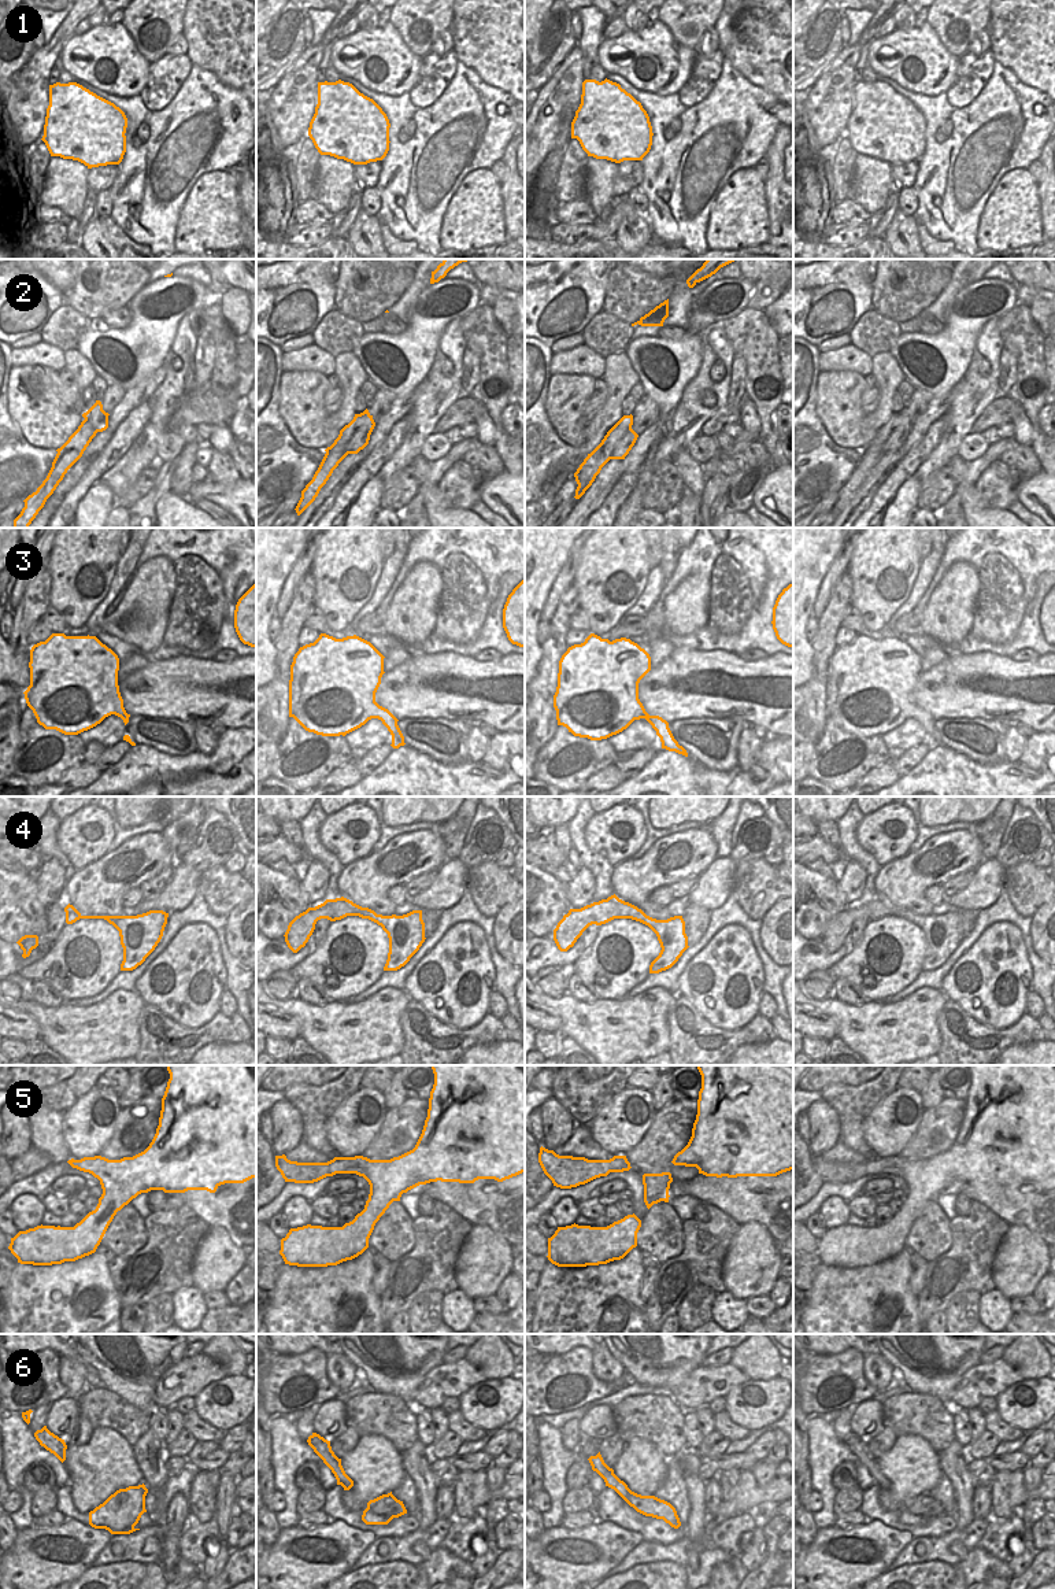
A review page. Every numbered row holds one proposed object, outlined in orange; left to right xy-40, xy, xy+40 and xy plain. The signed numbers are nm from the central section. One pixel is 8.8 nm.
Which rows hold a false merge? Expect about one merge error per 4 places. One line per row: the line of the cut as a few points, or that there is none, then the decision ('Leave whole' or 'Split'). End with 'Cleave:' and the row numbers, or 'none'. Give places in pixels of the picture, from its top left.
1: No split. Leave whole
2: Split along xy (359, 414), (363, 418), (363, 424), (348, 444), (347, 453). Split
3: No split. Leave whole
4: No split. Leave whole
5: No split. Leave whole
6: Split along xy (367, 1507), (371, 1508). Split
Cleave: 2, 6

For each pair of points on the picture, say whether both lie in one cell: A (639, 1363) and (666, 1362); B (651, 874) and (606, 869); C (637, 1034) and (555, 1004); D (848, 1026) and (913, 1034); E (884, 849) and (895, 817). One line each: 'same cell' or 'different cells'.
A: same cell
B: different cells
C: same cell
D: same cell
E: same cell

